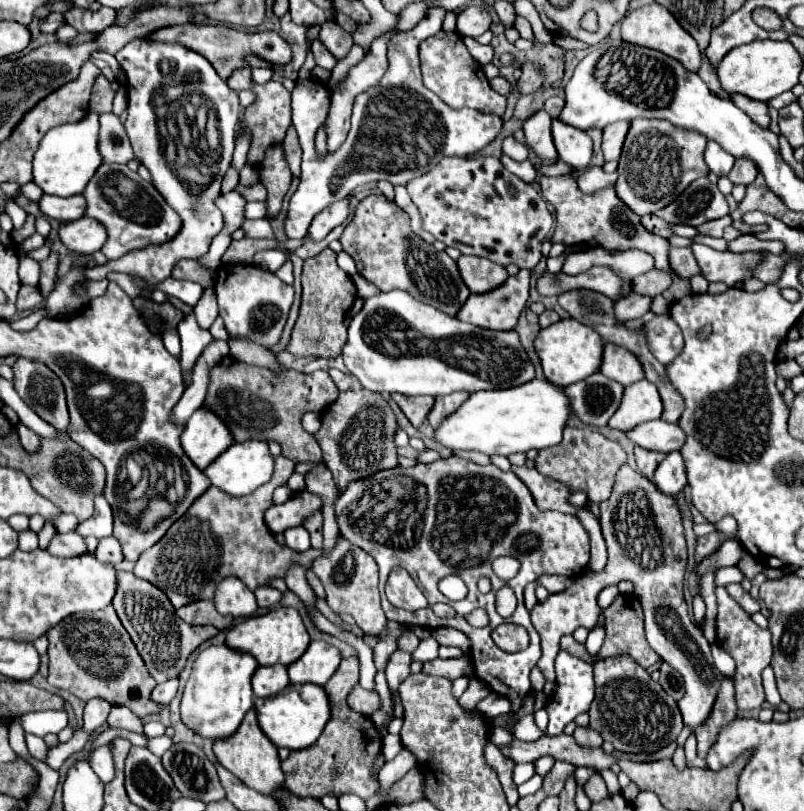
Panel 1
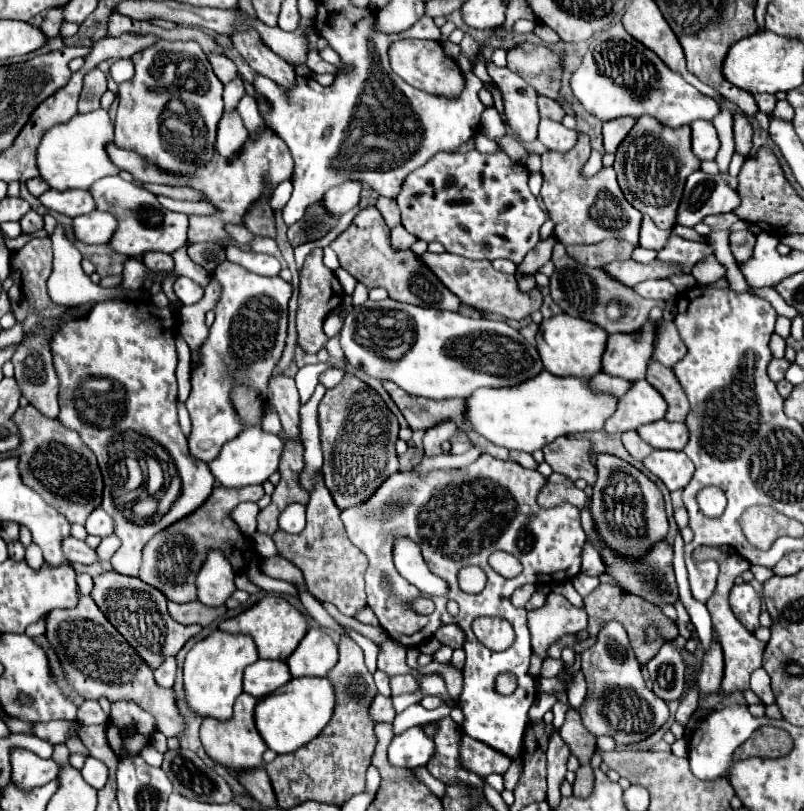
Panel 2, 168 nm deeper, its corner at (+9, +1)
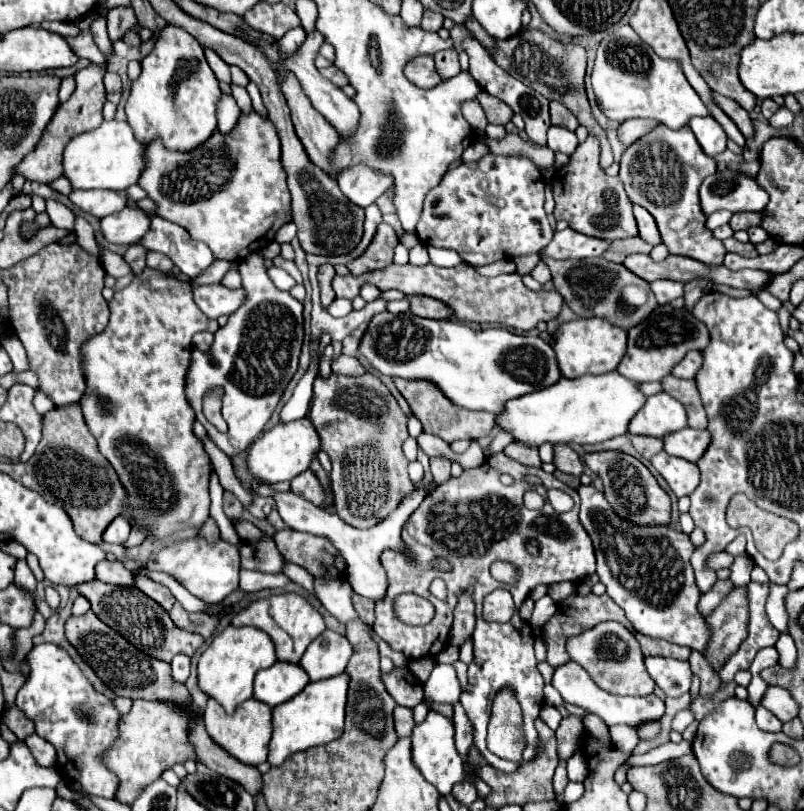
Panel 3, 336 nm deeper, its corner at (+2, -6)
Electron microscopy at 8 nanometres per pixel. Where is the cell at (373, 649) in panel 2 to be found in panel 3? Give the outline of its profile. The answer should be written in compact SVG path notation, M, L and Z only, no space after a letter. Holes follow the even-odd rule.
M285 562L285 570L283 570L283 574L287 574L287 578L289 578L291 582L303 586L307 592L315 594L315 592L313 592L313 576L311 576L307 570L303 570L301 566L291 564L291 562Z

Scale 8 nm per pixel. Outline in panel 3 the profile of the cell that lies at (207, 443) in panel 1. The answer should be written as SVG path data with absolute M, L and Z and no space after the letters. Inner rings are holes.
M253 252L241 260L239 272L243 278L243 288L247 290L245 304L229 316L229 322L223 328L215 332L215 342L209 354L193 350L191 368L187 374L187 398L197 414L197 420L205 426L209 438L229 458L243 452L263 432L289 380L297 372L303 344L303 304L289 292L281 292L273 286L263 264L263 254ZM213 386L221 386L225 390L221 410L229 426L225 434L209 424L201 410L201 398Z

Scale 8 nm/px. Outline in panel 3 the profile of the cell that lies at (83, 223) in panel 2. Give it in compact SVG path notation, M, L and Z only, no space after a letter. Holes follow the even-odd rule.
M127 206L117 214L109 214L101 220L101 230L109 242L115 244L137 244L149 230L151 218L145 210Z

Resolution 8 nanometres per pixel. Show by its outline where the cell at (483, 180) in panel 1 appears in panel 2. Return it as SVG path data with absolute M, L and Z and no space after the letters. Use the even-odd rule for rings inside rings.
M476 149L468 153L438 153L426 165L418 167L404 179L396 201L402 213L402 225L408 233L428 243L438 241L446 247L448 253L468 259L494 261L504 257L520 265L526 253L540 241L538 231L546 221L544 211L528 189L528 169L512 161L504 151L496 155L484 155Z

